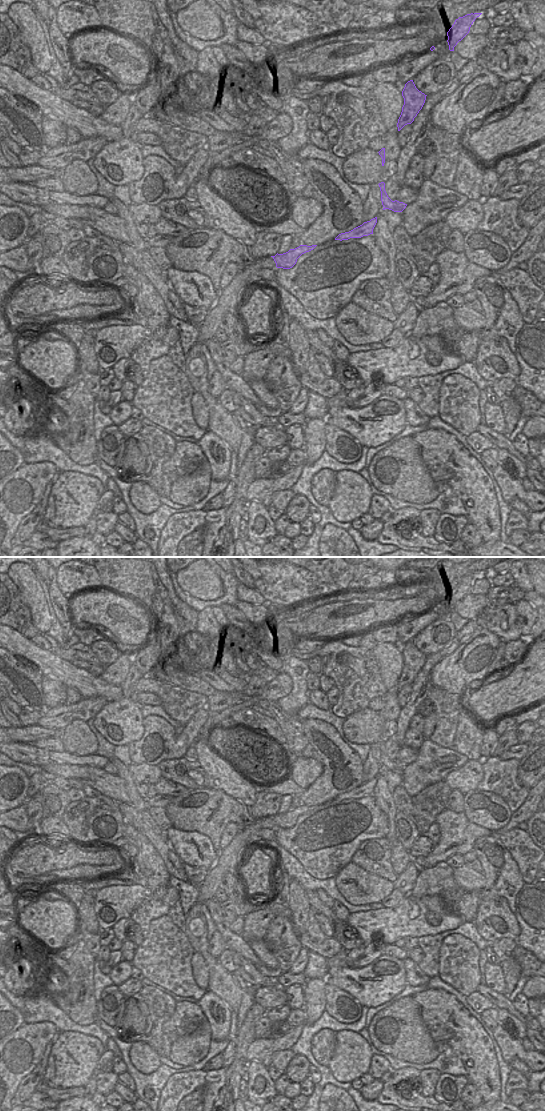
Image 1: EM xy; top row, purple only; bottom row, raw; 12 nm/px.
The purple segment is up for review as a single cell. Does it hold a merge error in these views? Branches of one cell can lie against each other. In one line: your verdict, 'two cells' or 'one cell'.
two cells

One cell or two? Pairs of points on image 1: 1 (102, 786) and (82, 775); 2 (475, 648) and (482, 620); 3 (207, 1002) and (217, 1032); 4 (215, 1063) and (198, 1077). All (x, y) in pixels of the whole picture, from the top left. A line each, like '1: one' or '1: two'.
1: one
2: two
3: one
4: two

